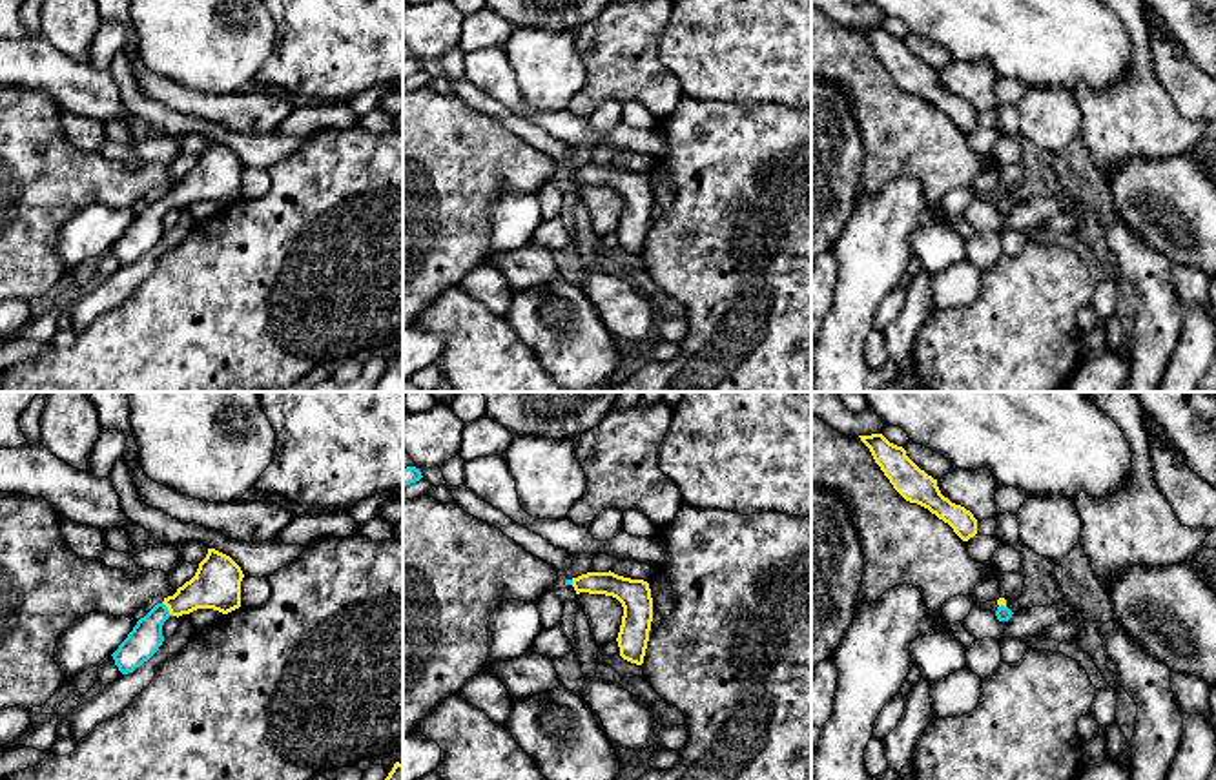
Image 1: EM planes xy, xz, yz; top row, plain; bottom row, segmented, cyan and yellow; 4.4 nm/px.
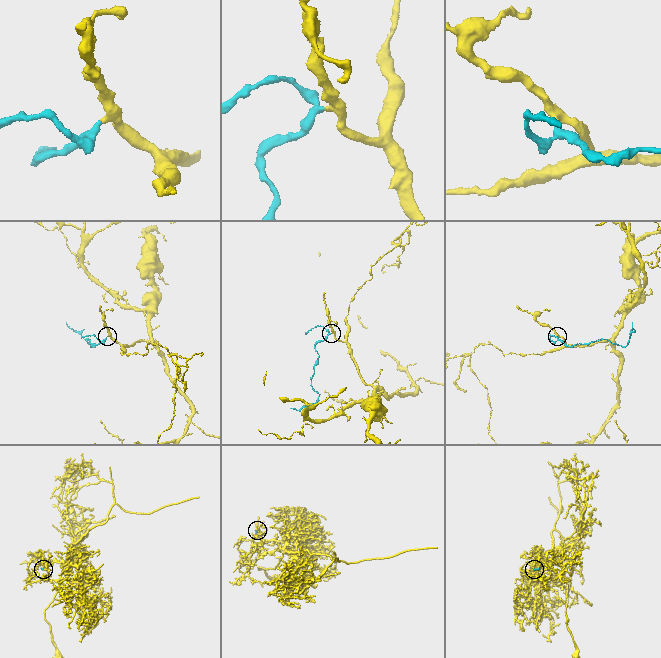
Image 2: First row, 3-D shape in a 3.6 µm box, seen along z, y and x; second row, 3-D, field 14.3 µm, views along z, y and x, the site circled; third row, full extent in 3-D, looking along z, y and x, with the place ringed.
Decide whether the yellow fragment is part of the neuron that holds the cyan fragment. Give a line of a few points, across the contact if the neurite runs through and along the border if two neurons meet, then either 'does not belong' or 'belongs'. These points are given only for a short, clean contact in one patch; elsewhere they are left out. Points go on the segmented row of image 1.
line xy (143, 642), (150, 626), (166, 609), (216, 585); belongs

